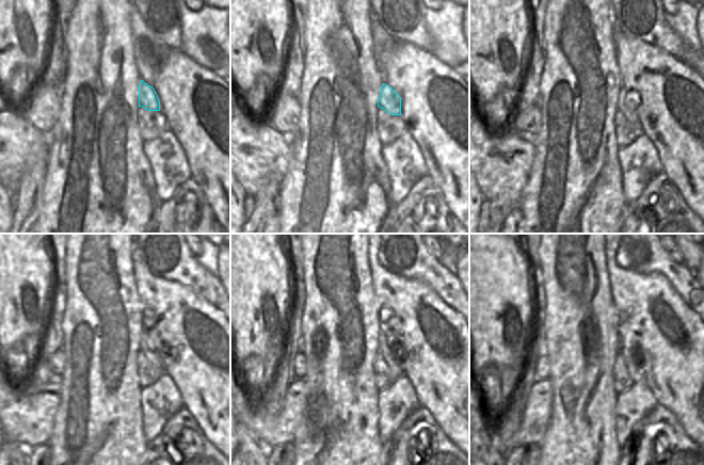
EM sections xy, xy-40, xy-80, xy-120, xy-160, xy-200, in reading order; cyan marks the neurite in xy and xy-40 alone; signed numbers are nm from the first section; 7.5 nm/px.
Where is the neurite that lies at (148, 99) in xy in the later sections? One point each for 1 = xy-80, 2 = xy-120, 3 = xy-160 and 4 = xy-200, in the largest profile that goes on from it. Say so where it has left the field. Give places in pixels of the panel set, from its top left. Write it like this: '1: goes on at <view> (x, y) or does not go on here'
1: goes on at xy-80 (627, 103)
2: goes on at xy-120 (153, 351)
3: goes on at xy-160 (394, 354)
4: goes on at xy-200 (635, 358)

